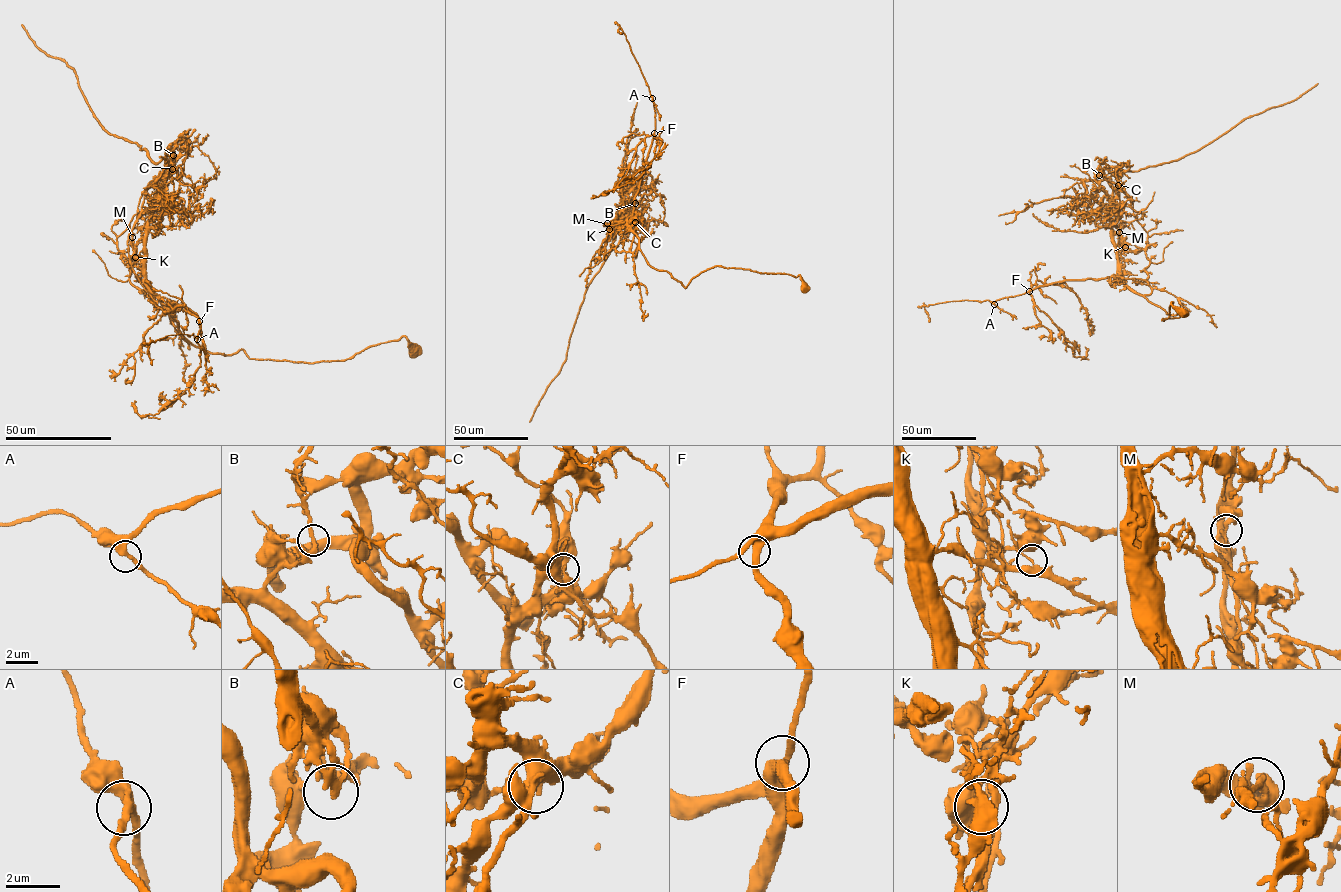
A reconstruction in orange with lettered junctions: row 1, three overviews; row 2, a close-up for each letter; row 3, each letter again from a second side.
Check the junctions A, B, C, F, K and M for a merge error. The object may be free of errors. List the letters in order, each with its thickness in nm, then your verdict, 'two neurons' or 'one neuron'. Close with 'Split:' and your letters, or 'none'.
A: 340 nm | one neuron
B: 200 nm | one neuron
C: 190 nm | one neuron
F: 360 nm | one neuron
K: 220 nm | one neuron
M: 200 nm | two neurons
Split: M

